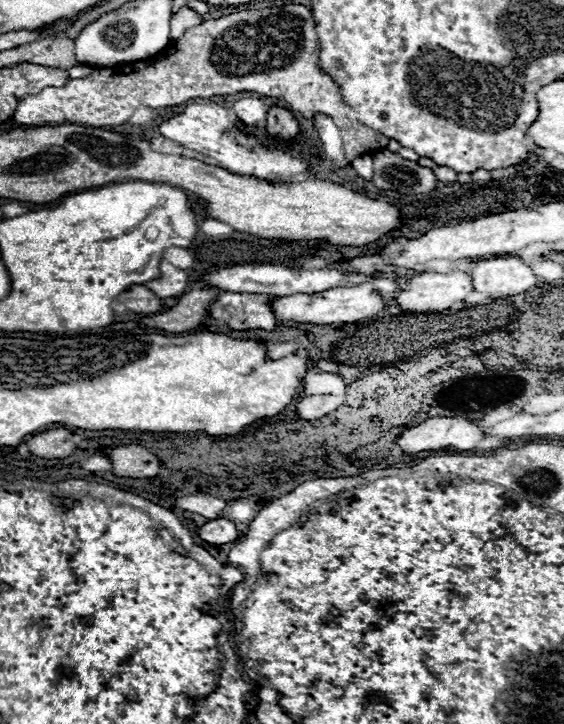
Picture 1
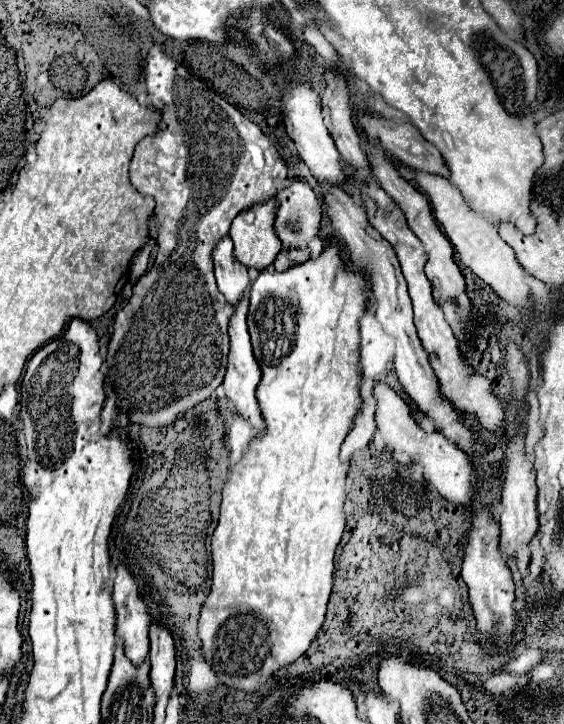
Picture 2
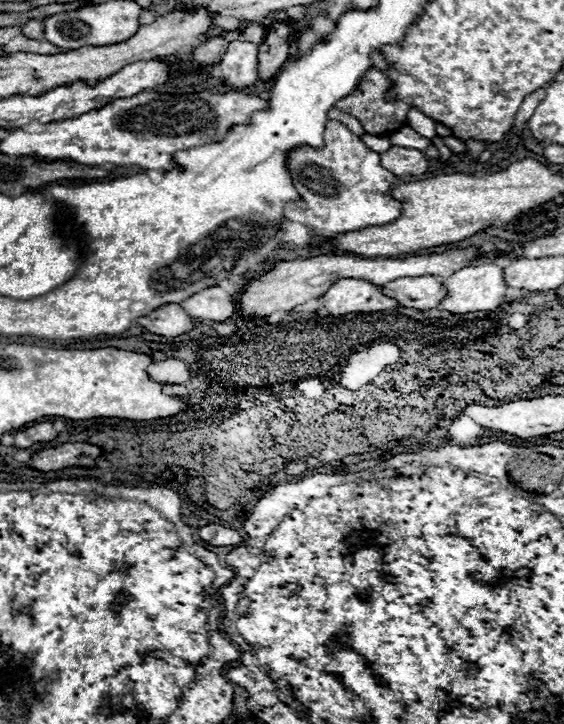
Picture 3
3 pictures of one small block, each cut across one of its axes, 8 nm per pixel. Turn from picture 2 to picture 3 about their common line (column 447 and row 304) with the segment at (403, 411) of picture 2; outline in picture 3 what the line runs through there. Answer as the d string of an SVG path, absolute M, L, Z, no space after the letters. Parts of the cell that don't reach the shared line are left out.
M480 262L478 266L460 268L448 278L440 278L440 282L448 290L446 298L440 300L440 308L446 310L446 312L452 312L452 314L496 310L502 302L504 292L506 292L506 284L504 284L504 278L502 278L502 268L494 262Z

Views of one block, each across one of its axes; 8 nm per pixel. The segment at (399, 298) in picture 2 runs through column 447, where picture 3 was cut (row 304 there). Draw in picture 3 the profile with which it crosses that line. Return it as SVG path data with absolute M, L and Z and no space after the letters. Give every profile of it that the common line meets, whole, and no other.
M418 276L418 278L398 278L382 286L382 294L394 298L404 308L428 310L436 308L446 290L436 276Z

